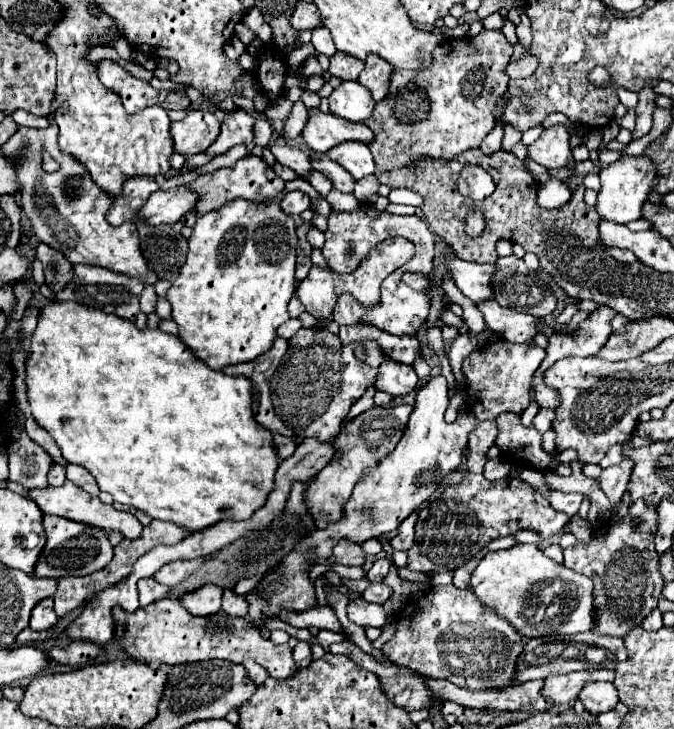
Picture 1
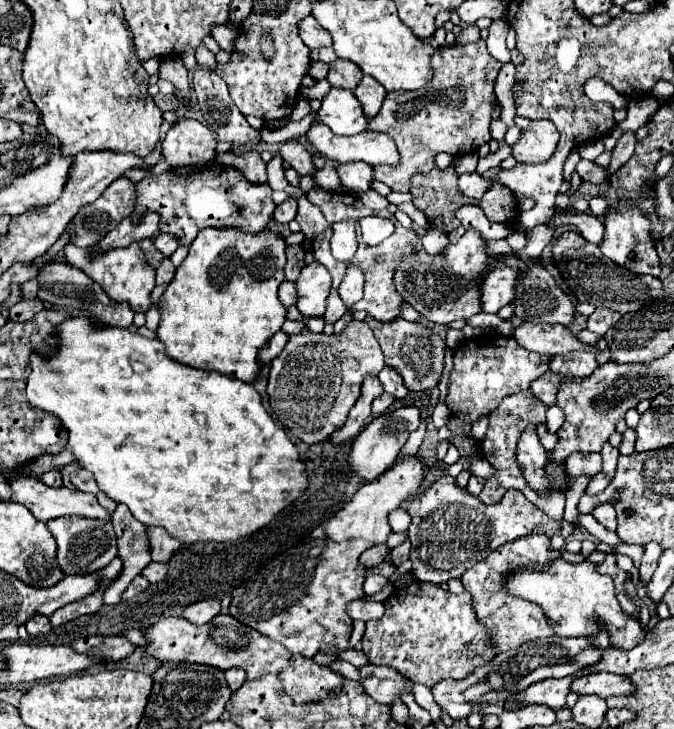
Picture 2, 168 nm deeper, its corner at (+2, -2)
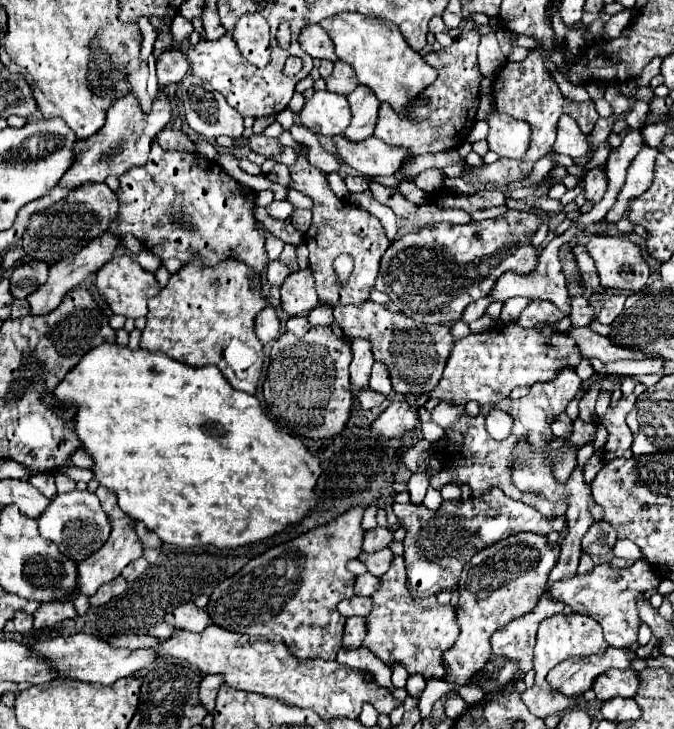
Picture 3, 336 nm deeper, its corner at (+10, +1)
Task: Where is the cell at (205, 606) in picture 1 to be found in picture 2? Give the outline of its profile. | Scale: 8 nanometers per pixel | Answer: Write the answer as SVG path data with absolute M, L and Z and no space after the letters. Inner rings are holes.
M205 599L205 601L197 601L193 605L189 605L183 613L183 617L187 621L191 621L193 625L203 625L207 621L211 621L217 613L221 613L221 601L217 599Z

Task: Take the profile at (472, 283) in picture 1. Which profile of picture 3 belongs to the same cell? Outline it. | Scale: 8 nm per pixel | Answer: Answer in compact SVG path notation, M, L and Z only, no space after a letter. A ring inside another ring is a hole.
M569 228L569 230L563 232L561 236L553 238L553 240L541 250L541 254L539 254L539 264L537 264L537 270L535 270L533 274L527 274L527 276L519 276L519 274L513 274L513 272L503 274L503 276L497 280L497 284L495 284L495 288L493 288L493 292L491 292L491 298L493 298L493 300L507 300L507 298L513 298L513 296L527 296L527 298L531 298L531 300L541 298L541 300L553 302L553 304L563 312L563 316L569 316L569 298L571 298L571 296L569 296L569 292L567 292L567 284L565 284L565 276L563 276L563 272L561 272L561 264L559 264L557 252L559 252L559 248L561 248L563 244L567 244L575 234L577 234L577 232L571 232L571 228Z

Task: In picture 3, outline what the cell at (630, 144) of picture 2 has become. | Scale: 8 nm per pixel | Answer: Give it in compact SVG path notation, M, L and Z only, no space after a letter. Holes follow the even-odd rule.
M593 168L587 172L585 180L583 180L583 188L585 188L585 200L591 204L597 204L607 190L607 182L603 178L601 168Z

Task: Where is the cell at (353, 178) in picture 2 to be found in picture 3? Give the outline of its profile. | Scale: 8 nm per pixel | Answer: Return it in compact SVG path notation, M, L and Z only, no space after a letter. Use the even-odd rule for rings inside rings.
M347 176L345 184L347 184L349 192L363 192L369 187L368 182L359 176Z

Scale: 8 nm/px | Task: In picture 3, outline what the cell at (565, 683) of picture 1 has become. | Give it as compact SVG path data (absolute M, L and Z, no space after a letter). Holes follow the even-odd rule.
M607 670L593 682L593 690L599 700L611 700L613 696L633 698L639 686L639 672L635 670Z

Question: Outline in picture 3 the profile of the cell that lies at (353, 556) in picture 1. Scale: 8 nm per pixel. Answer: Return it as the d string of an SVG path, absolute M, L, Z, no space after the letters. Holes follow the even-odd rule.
M377 526L369 532L365 532L365 540L363 540L363 552L377 552L389 546L389 542L393 540L393 532L389 528Z

